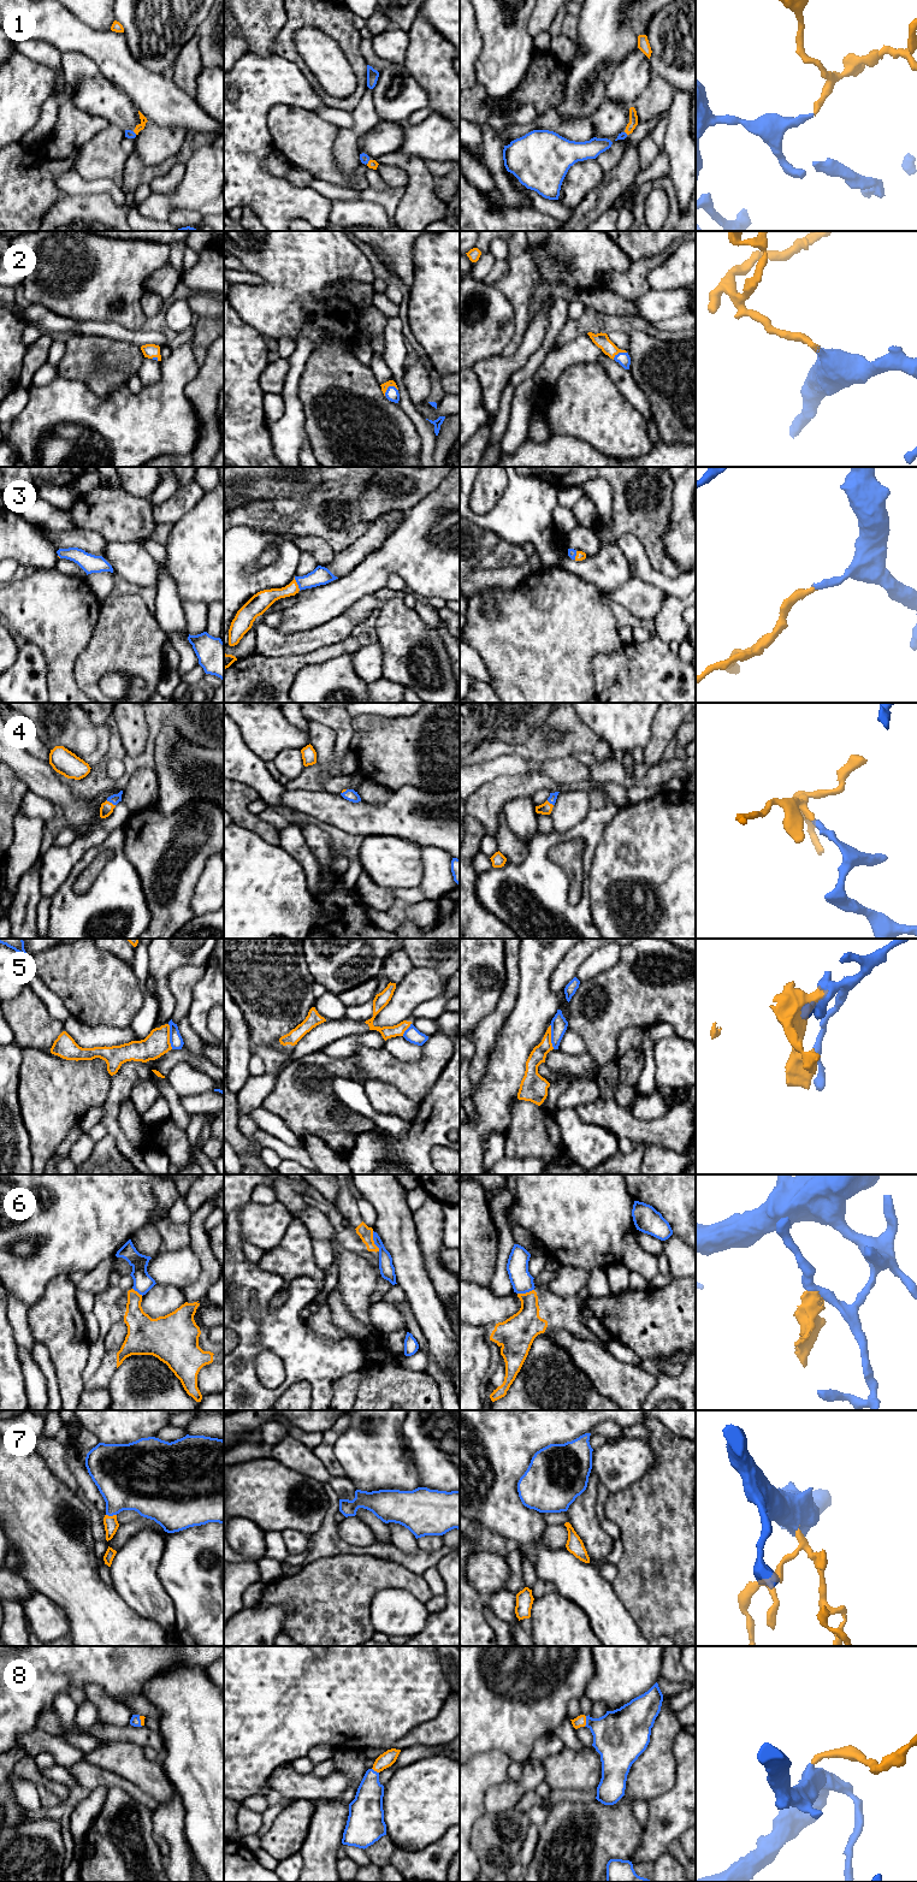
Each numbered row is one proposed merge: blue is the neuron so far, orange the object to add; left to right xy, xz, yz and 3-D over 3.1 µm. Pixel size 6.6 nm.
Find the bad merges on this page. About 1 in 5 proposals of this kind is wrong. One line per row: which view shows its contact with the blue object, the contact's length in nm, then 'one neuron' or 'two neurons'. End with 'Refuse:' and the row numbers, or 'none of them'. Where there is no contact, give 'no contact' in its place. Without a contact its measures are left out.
1: xz | 40 nm | one neuron
2: xz | 100 nm | one neuron
3: xz | 100 nm | one neuron
4: xy | 70 nm | one neuron
5: xy | 170 nm | two neurons
6: xz | 140 nm | two neurons
7: xy | 70 nm | one neuron
8: yz | 70 nm | one neuron
Refuse: 5, 6

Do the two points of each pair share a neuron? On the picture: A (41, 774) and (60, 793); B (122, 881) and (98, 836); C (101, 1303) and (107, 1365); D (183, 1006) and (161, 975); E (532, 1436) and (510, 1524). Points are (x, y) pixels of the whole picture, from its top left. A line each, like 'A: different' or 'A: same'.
A: same
B: different
C: same
D: different
E: same

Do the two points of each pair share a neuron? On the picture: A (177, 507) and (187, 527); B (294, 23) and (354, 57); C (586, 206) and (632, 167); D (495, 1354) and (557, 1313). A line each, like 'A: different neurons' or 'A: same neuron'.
A: different neurons
B: same neuron
C: same neuron
D: same neuron

